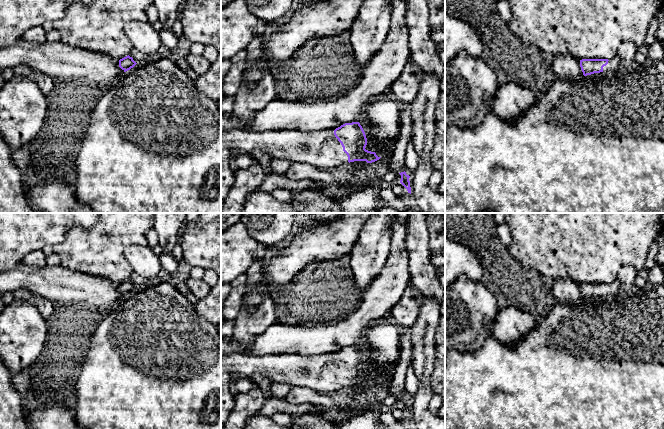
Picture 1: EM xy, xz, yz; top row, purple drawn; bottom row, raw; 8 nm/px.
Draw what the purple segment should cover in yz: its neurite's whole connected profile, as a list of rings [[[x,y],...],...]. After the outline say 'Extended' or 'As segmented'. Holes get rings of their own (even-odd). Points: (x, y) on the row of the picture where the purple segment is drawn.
[[[616,55],[612,59],[582,59],[580,67],[584,76],[600,72],[614,72],[619,68],[621,60]]]. Extended

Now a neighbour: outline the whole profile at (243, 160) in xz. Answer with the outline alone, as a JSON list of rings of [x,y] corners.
[[[241,152],[236,158],[236,163],[239,168],[244,169],[251,165],[253,159],[251,154]]]

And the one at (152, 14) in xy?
[[[153,4],[147,8],[146,14],[147,14],[147,22],[150,24],[153,24],[159,20],[159,13]]]

